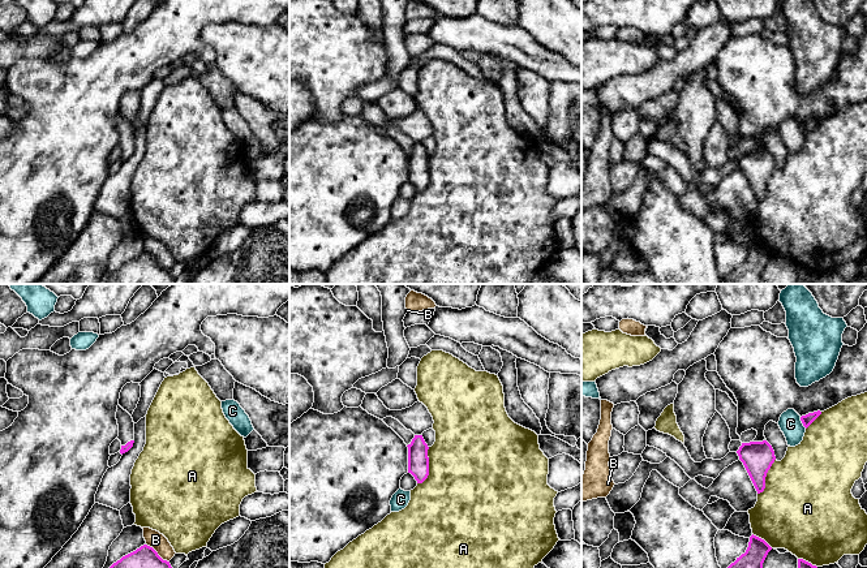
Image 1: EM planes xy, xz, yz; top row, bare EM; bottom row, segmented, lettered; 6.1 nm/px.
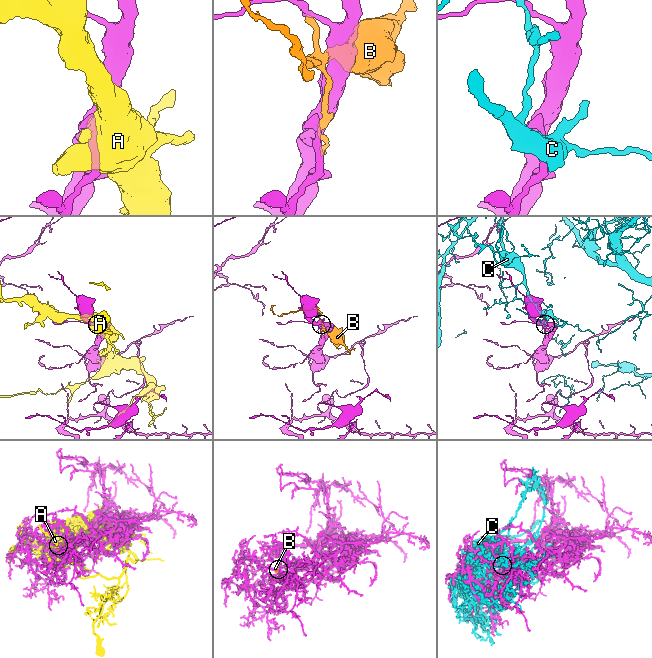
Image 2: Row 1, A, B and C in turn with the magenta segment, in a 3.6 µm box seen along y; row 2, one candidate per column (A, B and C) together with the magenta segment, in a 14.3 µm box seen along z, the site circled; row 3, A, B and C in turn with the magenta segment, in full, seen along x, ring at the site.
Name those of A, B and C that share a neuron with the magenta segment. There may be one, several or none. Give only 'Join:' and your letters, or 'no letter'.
Join: no letter

